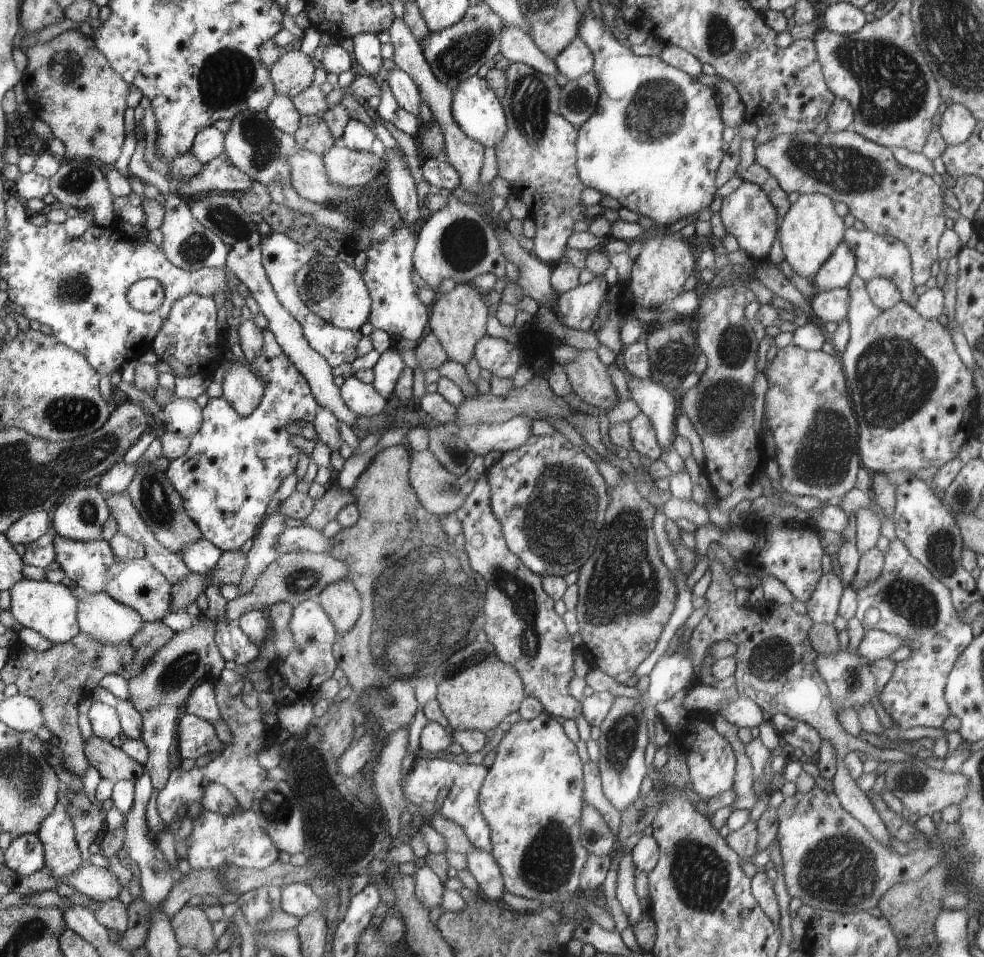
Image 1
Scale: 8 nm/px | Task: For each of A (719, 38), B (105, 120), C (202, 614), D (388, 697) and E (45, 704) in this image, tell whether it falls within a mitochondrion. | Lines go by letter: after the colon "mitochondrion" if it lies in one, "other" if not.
A: mitochondrion
B: other
C: other
D: mitochondrion
E: other

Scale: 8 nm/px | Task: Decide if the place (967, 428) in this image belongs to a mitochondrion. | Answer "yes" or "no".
no

